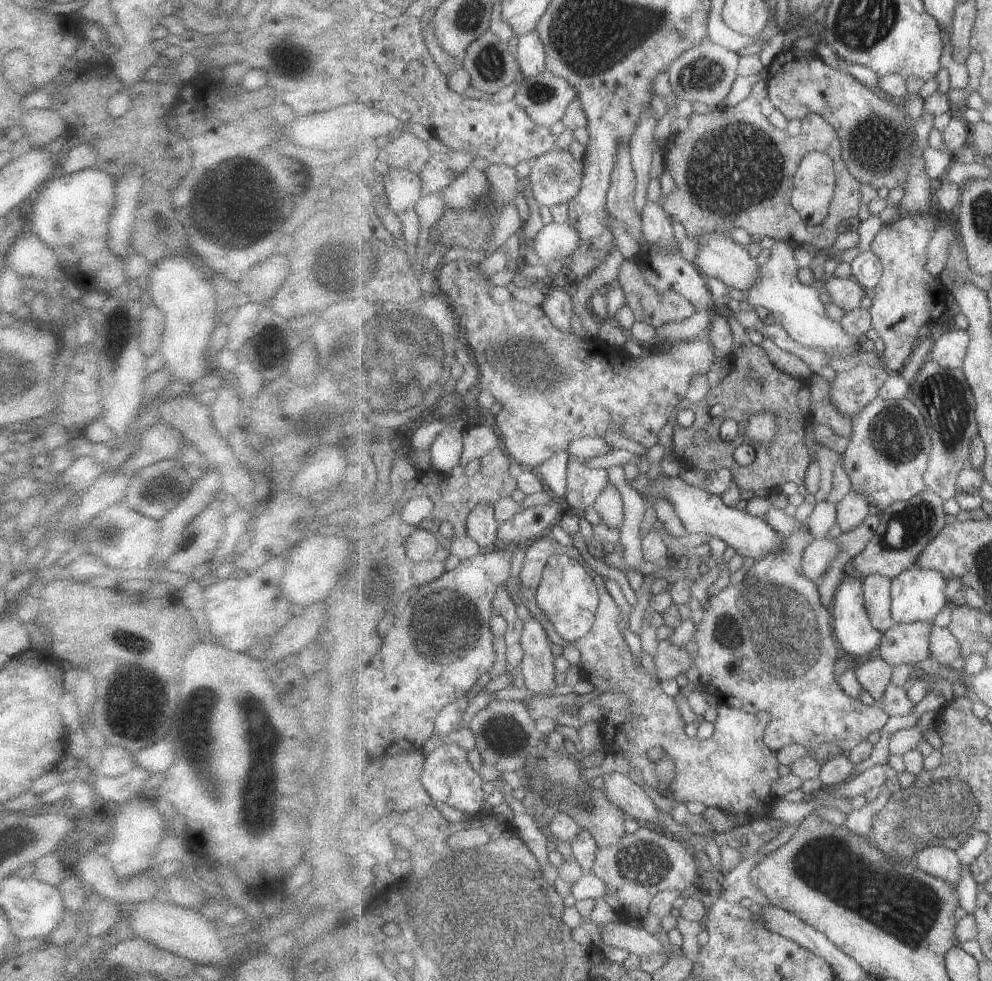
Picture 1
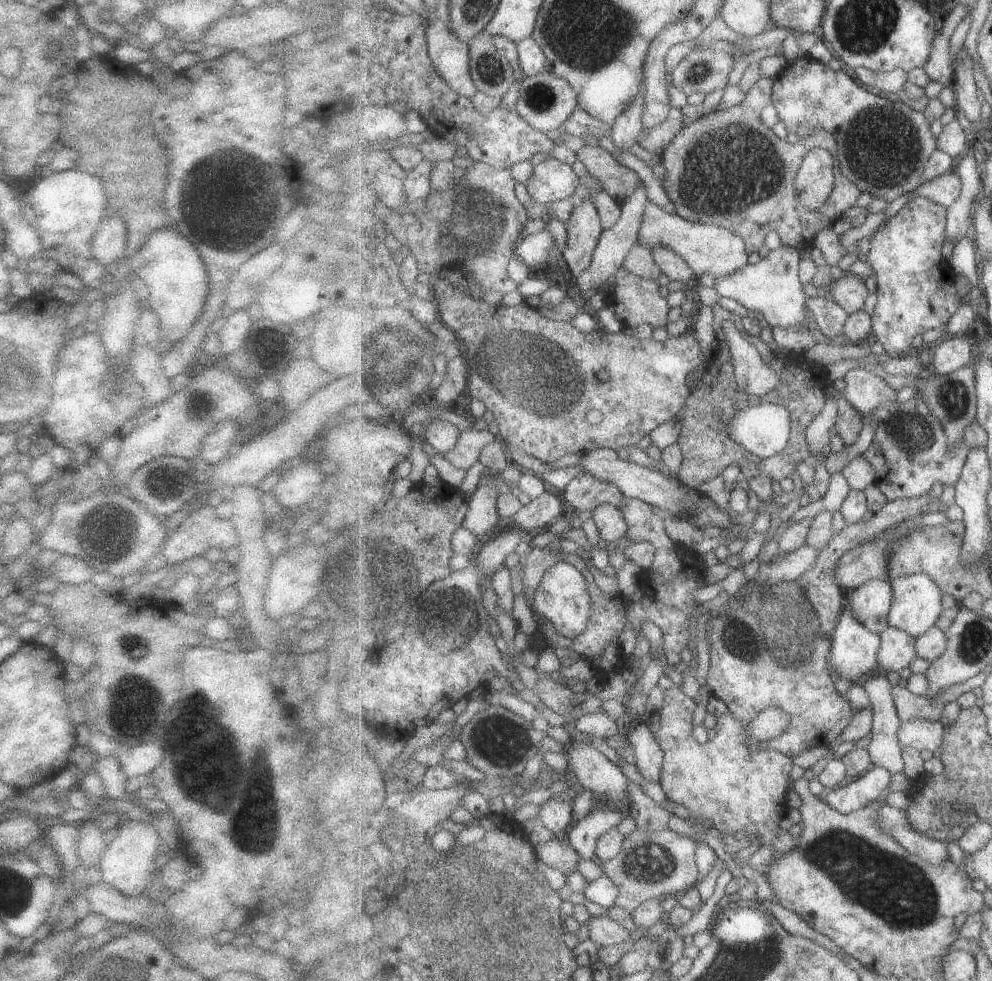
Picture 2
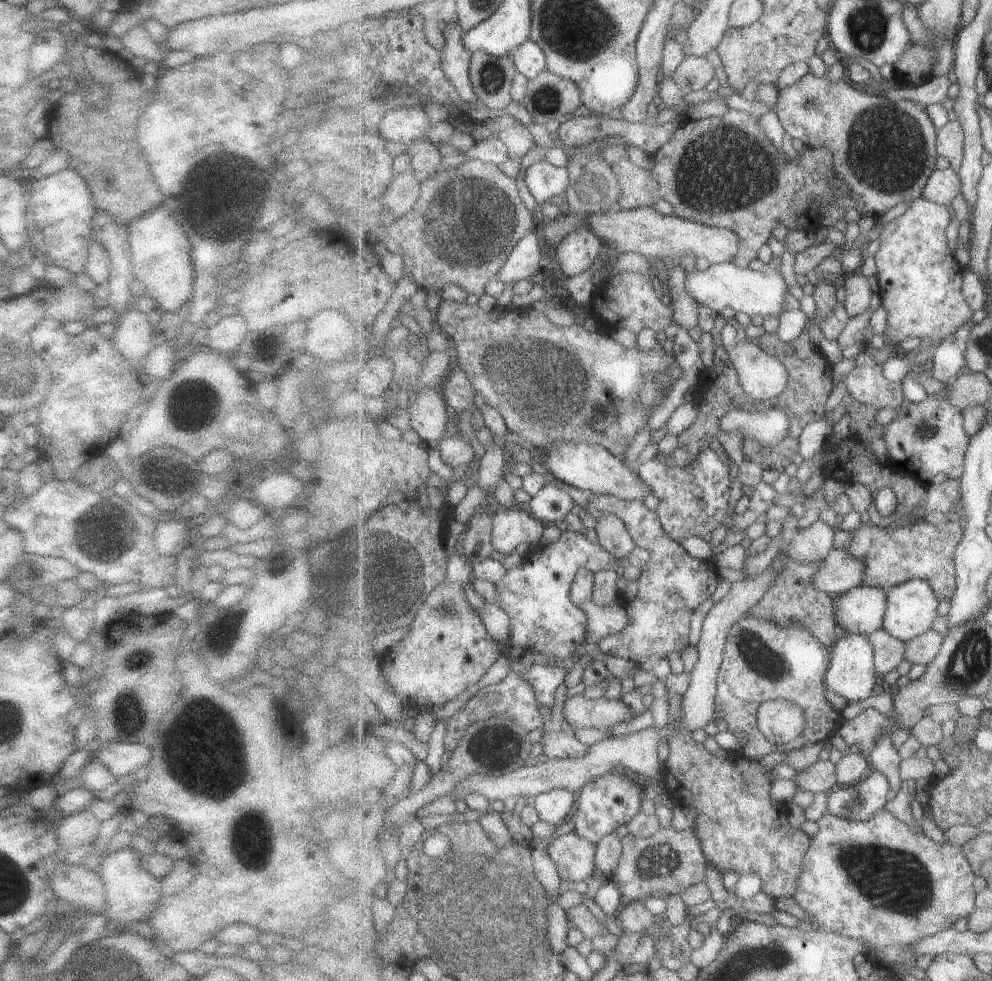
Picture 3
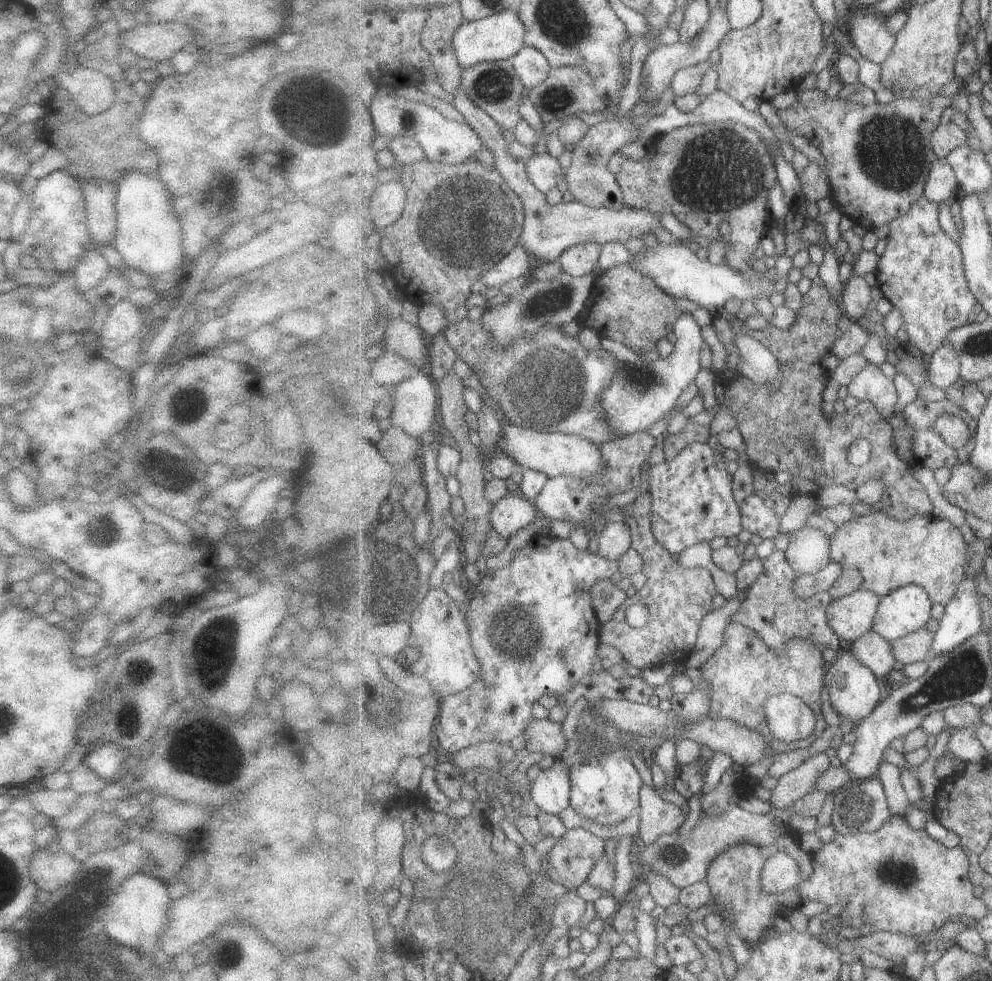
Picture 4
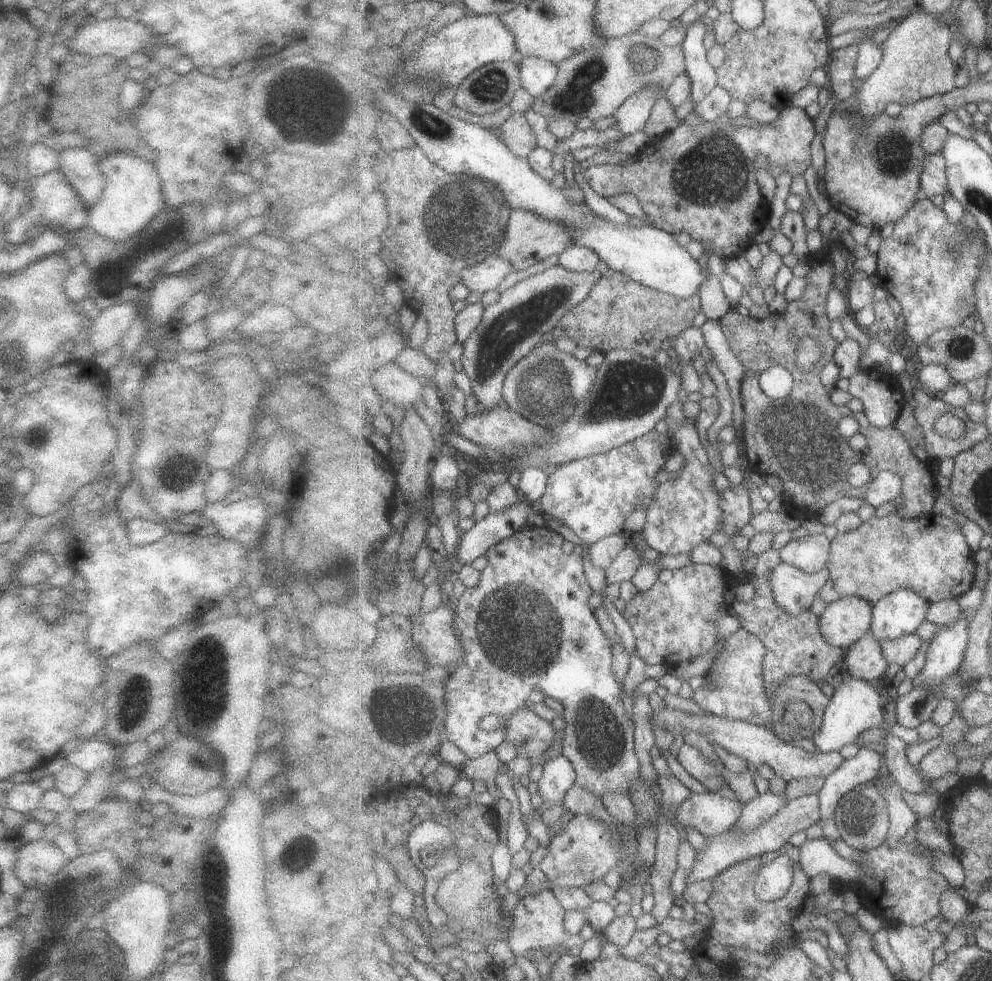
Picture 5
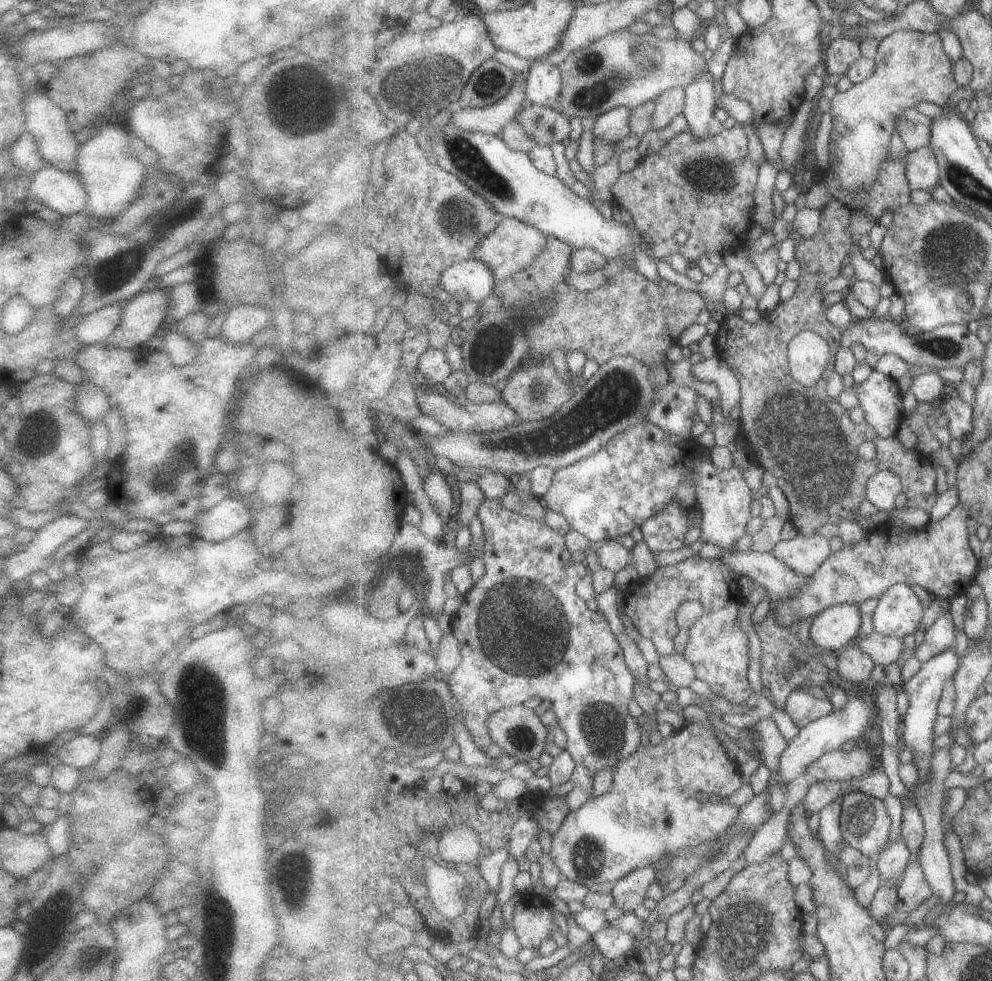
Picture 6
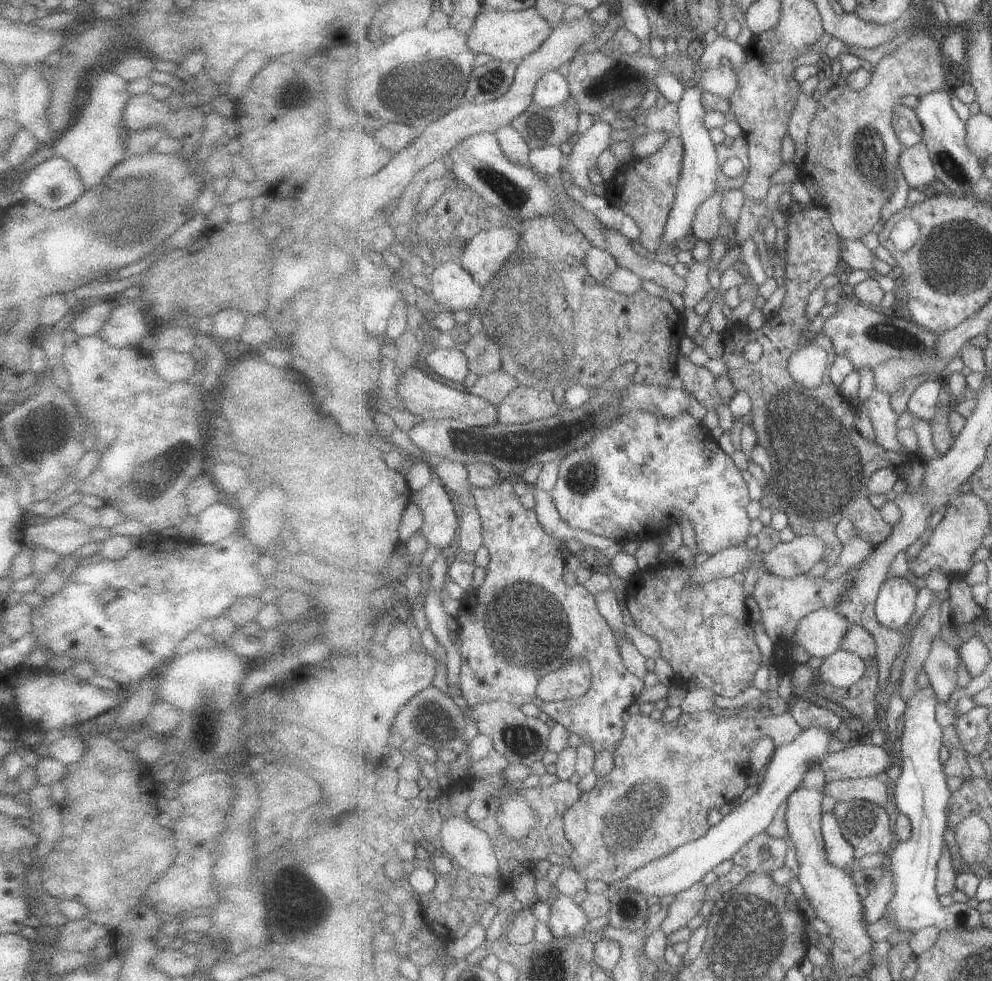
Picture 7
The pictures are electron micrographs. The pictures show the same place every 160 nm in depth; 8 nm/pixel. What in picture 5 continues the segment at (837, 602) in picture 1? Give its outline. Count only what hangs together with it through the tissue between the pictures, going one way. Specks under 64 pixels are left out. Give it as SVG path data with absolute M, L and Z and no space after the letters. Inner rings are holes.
M845 673L841 676L835 675L833 682L835 693L826 708L820 731L817 731L816 736L811 739L817 751L830 753L841 750L847 744L856 743L863 732L875 727L883 728L889 734L905 740L908 744L919 740L917 728L907 729L897 722L892 722L890 716L883 716L881 694L873 688L873 684L869 684L869 681Z

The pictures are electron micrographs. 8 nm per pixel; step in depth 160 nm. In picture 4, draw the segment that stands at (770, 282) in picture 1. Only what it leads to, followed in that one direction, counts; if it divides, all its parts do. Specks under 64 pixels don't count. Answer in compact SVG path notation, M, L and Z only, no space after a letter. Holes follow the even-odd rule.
M656 243L655 246L644 246L642 253L632 253L629 264L646 277L649 277L659 288L669 293L675 299L687 298L695 304L707 308L714 315L723 311L725 302L738 299L740 302L752 302L762 296L771 296L772 290L768 281L745 278L739 271L732 269L729 265L721 263L714 265L708 259L701 260L688 244L666 245Z

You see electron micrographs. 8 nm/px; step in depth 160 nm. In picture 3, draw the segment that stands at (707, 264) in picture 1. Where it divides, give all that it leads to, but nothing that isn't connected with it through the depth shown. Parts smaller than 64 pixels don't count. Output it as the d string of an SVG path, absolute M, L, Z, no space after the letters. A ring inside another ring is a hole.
M620 207L611 208L608 213L595 212L559 214L555 219L543 222L540 230L546 246L558 248L567 235L573 234L579 227L588 225L591 230L607 245L612 245L621 253L638 252L652 260L668 256L678 260L682 256L693 255L696 258L706 258L711 265L730 263L740 250L740 237L728 228L703 226L677 215L663 215L653 207L639 207L623 210Z

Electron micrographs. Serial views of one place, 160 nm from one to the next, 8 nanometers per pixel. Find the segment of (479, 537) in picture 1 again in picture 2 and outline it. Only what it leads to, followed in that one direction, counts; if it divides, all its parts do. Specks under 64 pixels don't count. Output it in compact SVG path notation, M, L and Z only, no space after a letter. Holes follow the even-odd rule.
M485 471L478 488L472 492L463 527L476 536L495 536L504 524L498 512L498 498L499 494L493 486L493 476Z

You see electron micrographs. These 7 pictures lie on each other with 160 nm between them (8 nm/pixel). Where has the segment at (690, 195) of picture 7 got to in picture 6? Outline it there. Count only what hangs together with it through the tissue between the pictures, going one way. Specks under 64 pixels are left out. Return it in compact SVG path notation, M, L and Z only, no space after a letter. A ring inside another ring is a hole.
M709 72L703 73L686 88L684 111L688 129L701 139L709 137L709 122L717 109L714 93L715 78Z

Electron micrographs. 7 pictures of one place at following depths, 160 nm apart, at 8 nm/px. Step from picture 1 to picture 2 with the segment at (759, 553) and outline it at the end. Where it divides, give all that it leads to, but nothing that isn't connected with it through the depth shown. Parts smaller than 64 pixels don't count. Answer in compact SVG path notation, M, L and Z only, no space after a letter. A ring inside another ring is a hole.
M598 447L582 455L583 457L577 463L581 466L582 473L589 472L591 476L597 476L599 480L615 484L628 498L643 500L649 505L656 505L661 509L661 513L673 514L673 517L685 519L691 522L693 526L697 526L699 530L701 526L718 527L720 530L728 532L729 539L741 540L751 535L747 532L735 534L730 511L723 511L722 507L719 507L708 496L702 495L695 488L682 483L677 475L667 476L663 472L657 472L657 470L642 466L640 463L621 460L614 449Z

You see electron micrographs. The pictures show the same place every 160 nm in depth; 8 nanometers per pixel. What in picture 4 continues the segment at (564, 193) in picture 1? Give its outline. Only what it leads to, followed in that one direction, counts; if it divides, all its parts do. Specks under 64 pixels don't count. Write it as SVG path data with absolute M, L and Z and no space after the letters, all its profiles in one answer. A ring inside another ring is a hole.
M544 150L526 161L526 171L529 178L544 193L549 192L551 188L555 188L559 184L561 176L565 175L565 170L562 168L560 160Z

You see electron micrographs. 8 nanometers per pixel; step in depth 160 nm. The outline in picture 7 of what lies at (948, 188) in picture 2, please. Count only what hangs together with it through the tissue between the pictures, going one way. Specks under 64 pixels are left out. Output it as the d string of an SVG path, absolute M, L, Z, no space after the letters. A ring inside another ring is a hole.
M923 141L909 148L904 147L900 156L899 169L909 188L924 190L933 185L936 179L936 166Z

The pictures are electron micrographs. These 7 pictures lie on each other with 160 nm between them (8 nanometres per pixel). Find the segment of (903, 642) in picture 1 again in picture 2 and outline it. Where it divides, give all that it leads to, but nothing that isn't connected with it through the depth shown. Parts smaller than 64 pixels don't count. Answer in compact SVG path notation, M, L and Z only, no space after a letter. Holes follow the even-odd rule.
M889 627L881 635L878 667L885 672L906 668L917 657L917 638L905 630Z

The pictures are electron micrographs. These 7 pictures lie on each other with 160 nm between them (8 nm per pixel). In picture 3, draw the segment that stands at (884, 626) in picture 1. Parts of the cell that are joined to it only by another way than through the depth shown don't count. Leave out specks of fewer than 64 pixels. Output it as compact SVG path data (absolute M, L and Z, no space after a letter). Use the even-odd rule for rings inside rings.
M861 584L837 599L837 618L841 631L870 635L884 626L889 591Z

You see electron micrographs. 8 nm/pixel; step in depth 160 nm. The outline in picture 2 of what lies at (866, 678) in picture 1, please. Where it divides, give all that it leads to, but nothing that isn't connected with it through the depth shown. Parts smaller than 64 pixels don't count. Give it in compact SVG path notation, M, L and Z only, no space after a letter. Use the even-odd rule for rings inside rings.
M871 676L864 684L866 693L869 696L870 704L873 708L874 720L871 730L871 739L868 744L868 750L871 754L871 759L876 767L885 768L889 773L903 773L905 769L905 760L902 756L902 746L897 740L897 734L902 726L902 721L900 720L896 705L893 699L892 689L894 686L889 681L888 676Z

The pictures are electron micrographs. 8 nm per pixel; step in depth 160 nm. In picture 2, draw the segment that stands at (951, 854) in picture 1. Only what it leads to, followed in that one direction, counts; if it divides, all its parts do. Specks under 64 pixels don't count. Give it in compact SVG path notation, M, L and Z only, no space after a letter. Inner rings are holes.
M883 804L877 812L877 820L879 820L881 829L895 838L902 848L907 849L915 856L919 856L927 864L941 866L945 860L950 860L947 843L932 840L924 833L919 834L908 819L905 807L892 808Z

